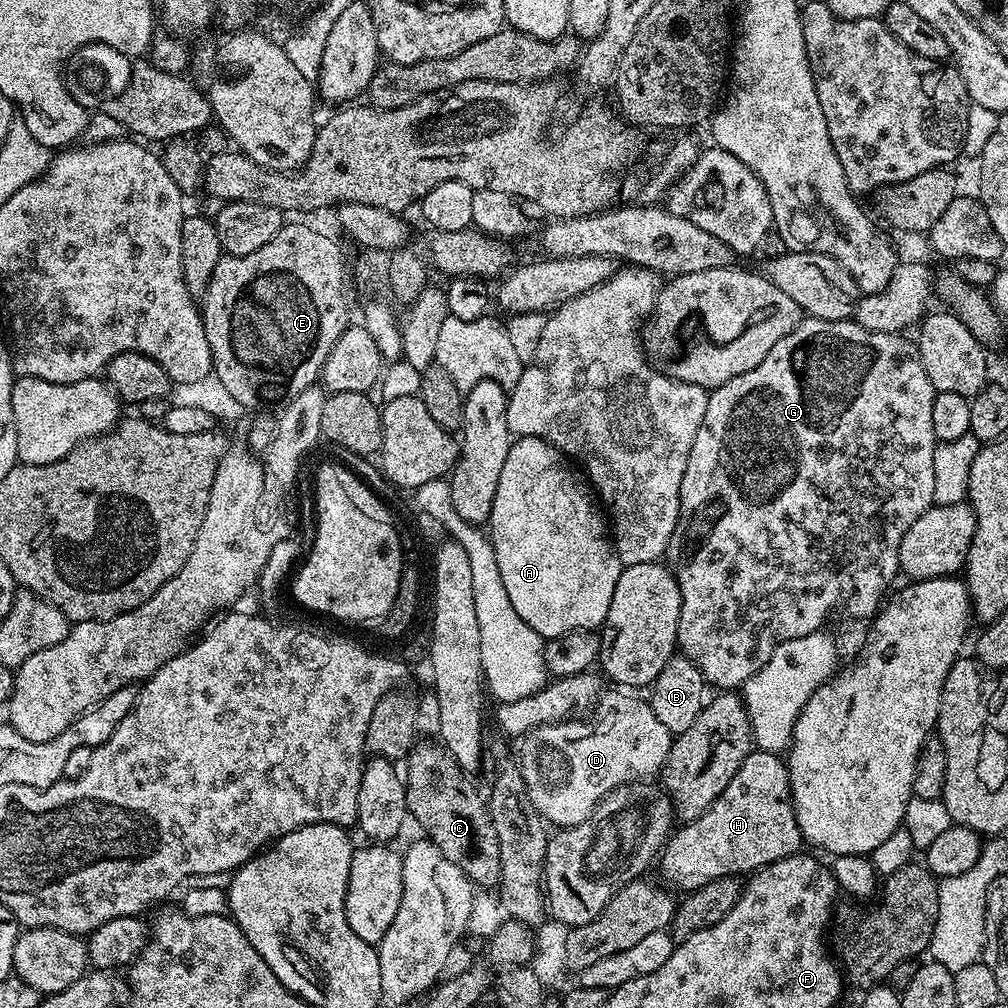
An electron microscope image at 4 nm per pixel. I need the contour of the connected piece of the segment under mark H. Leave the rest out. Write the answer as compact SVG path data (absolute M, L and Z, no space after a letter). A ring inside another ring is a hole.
M754 750L714 803L696 820L680 827L669 835L658 857L658 868L660 864L665 882L681 888L684 894L718 878L740 878L766 864L797 855L802 837L792 809L787 763L777 753Z

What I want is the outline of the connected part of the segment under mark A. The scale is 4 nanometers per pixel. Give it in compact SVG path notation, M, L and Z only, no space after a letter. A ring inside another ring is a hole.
M522 436L513 439L510 454L506 454L506 462L502 465L502 478L498 478L498 490L494 494L492 519L490 521L490 539L494 546L494 554L498 558L498 571L502 573L502 586L506 586L506 594L510 598L510 606L518 610L518 618L545 638L555 638L576 632L580 629L596 630L601 627L610 610L610 598L614 598L614 586L618 582L622 565L610 539L610 524L594 495L594 489L586 479L585 473L560 449L548 443L542 436Z

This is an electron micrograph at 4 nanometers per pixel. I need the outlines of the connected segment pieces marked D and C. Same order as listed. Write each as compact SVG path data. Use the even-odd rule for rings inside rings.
M608 690L601 691L598 699L595 701L594 707L591 709L591 712L593 712L592 717L590 717L589 720L567 718L556 724L542 724L537 728L530 729L530 731L528 731L519 741L520 754L518 753L518 763L520 765L522 778L525 780L527 803L531 805L531 807L535 809L549 825L556 824L555 826L559 826L560 828L576 827L576 825L583 822L583 820L587 820L591 812L595 810L597 804L599 804L608 793L614 791L618 786L630 784L636 781L647 781L649 778L655 777L652 775L654 775L655 772L657 775L657 773L659 773L664 767L666 758L670 754L670 746L674 739L673 733L668 732L666 726L662 726L662 722L658 722L658 718L654 718L654 710L647 699L639 700L639 698L636 697L639 695L629 694L624 690L612 691L616 692L608 692Z
M417 742L406 757L408 773L403 773L404 793L406 794L406 806L409 817L420 823L420 828L425 837L431 840L434 846L454 866L458 866L467 874L473 885L484 888L495 889L499 882L499 844L498 834L495 832L494 822L491 820L485 797L480 797L478 789L472 785L473 777L458 766L458 762L453 758L451 752L440 742Z

